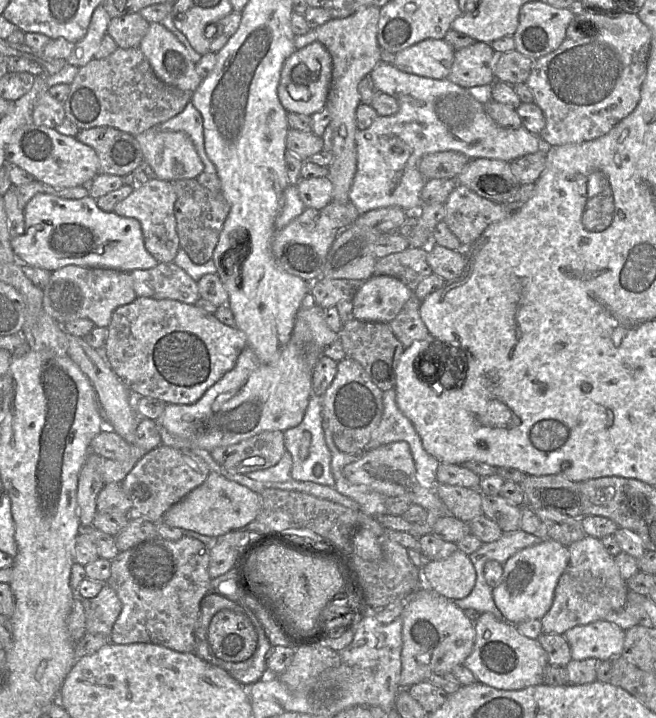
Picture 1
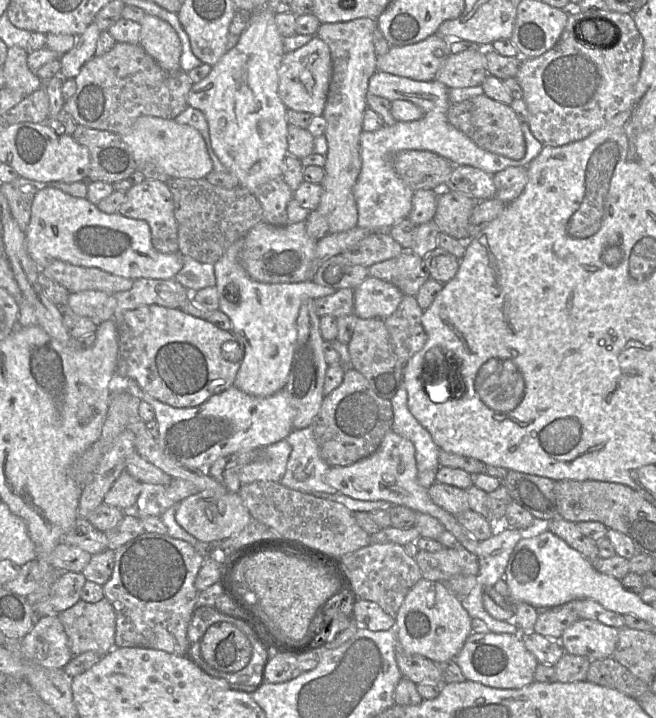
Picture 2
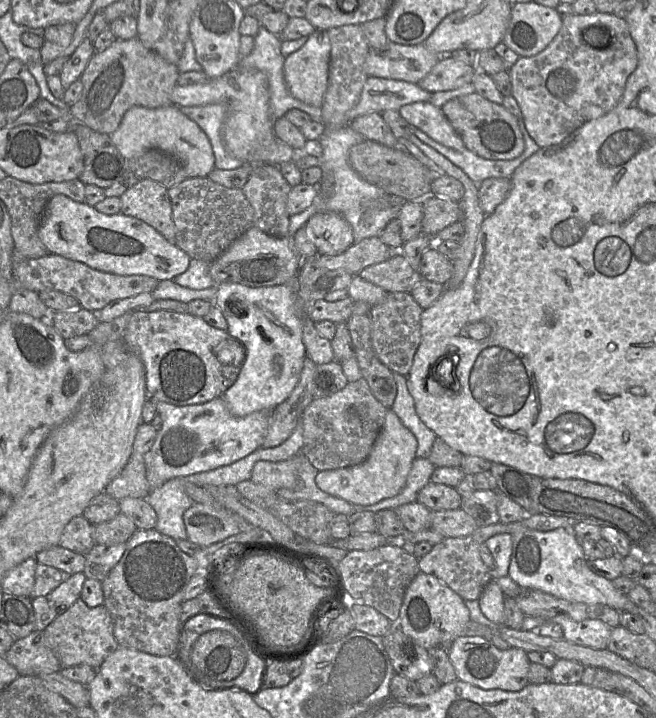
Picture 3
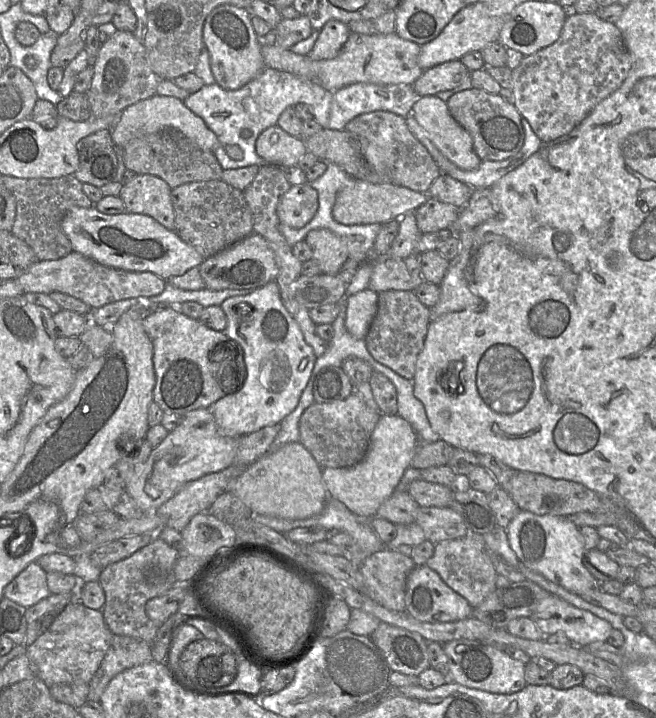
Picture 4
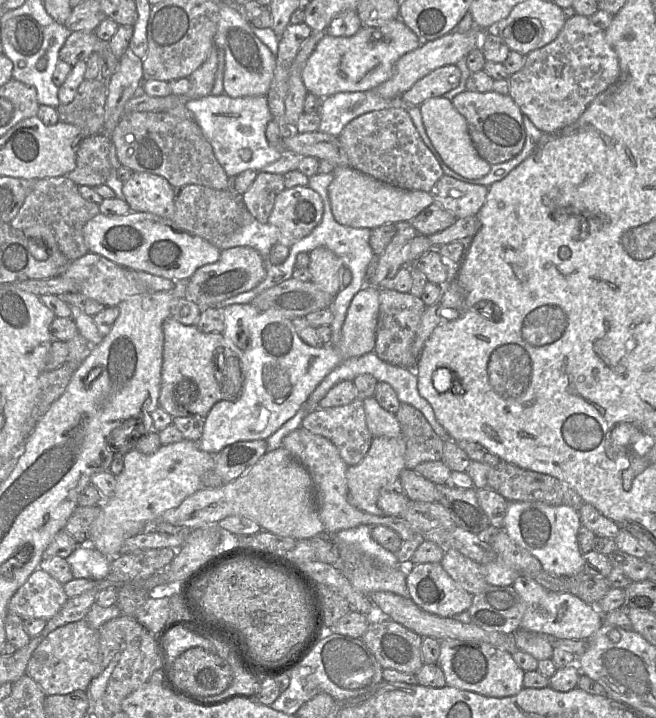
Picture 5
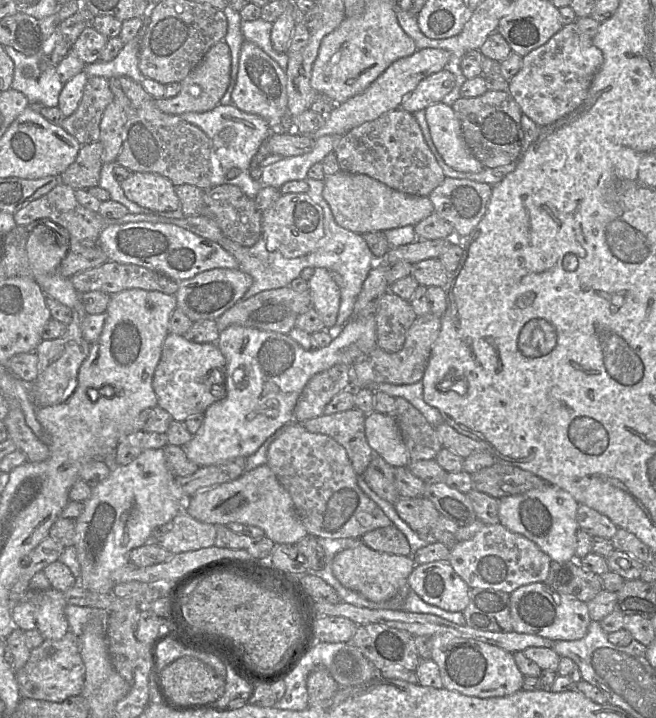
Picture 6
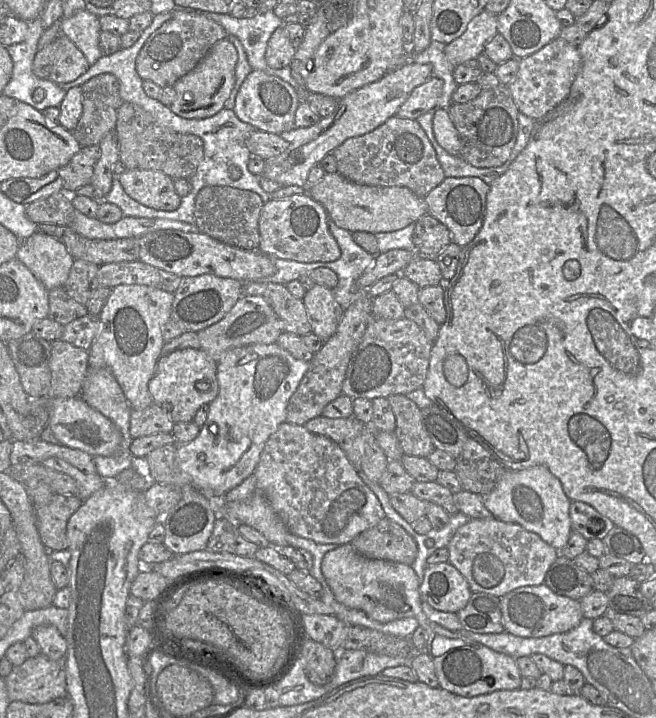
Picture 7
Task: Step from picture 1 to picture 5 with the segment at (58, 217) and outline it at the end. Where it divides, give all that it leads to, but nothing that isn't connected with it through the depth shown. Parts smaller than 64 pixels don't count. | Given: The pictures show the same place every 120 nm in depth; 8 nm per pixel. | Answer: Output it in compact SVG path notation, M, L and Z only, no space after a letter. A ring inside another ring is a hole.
M133 212L123 216L98 214L83 229L89 252L130 270L144 271L170 280L189 280L204 265L215 263L221 250L208 241L179 230L172 220L152 213Z

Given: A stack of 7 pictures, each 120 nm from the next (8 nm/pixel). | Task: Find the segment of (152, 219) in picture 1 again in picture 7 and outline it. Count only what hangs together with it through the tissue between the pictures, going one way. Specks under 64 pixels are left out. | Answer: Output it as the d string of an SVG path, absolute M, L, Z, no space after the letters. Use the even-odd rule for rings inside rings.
M135 169L126 170L118 176L125 192L138 203L161 211L175 211L180 203L181 197L174 188L173 179L158 170Z

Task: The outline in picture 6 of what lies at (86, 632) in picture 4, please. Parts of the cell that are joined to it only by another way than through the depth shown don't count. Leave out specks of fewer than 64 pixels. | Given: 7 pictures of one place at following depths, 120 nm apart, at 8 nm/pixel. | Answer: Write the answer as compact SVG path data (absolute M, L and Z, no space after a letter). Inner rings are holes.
M68 631L62 639L45 639L39 647L31 650L26 664L15 673L20 698L62 702L81 694L85 667L80 656L77 637Z

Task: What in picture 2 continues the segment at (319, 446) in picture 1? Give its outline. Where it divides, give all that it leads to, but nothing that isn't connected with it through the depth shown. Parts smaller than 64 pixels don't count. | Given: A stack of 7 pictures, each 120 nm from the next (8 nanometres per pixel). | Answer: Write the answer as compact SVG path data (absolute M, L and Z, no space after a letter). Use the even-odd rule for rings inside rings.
M312 424L293 430L286 441L291 445L292 451L285 474L279 483L310 495L312 492L337 493L338 491L325 481L330 466L320 454Z

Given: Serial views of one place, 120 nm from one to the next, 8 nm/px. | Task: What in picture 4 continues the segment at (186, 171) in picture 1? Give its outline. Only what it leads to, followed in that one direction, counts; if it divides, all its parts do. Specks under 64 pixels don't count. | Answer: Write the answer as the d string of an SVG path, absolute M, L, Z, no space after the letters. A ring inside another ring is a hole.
M154 95L127 107L121 115L121 119L115 129L111 131L114 144L124 148L127 143L138 137L153 134L164 129L175 129L183 133L198 147L214 153L218 146L218 139L212 130L208 128L204 120L187 108L183 100L173 96Z

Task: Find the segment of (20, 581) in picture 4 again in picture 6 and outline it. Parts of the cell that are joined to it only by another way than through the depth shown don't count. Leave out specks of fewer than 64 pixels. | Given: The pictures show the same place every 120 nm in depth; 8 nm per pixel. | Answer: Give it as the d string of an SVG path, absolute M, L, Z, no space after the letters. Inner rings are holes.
M52 587L28 589L12 608L12 623L23 631L37 630L45 639L62 639L69 631L63 592Z

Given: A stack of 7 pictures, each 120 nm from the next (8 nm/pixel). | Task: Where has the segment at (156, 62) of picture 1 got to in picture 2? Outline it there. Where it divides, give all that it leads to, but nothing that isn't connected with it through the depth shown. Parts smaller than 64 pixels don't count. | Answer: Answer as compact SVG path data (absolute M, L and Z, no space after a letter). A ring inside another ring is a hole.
M145 14L139 23L141 25L139 45L146 53L165 70L181 69L182 45L171 25L150 14Z

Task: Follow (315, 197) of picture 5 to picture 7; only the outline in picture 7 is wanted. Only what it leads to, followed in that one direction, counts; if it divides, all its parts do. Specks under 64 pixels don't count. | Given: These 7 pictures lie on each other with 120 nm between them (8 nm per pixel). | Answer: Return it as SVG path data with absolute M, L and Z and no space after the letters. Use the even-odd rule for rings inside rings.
M294 194L282 199L269 199L259 219L259 250L268 255L302 263L331 262L337 260L341 250L330 233L325 208L310 194Z

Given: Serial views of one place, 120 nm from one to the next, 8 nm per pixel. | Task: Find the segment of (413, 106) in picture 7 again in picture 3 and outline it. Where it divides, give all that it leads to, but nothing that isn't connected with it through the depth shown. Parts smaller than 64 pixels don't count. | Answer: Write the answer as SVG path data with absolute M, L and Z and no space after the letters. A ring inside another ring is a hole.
M444 55L417 84L431 93L455 90L471 83L477 71L476 65L468 64L452 55Z

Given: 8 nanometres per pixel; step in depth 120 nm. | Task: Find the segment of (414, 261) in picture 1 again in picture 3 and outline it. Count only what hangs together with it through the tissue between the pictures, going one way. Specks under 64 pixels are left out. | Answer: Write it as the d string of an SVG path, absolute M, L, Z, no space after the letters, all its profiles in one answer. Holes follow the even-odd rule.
M394 252L388 260L366 267L358 275L386 292L411 292L422 279L402 252Z

